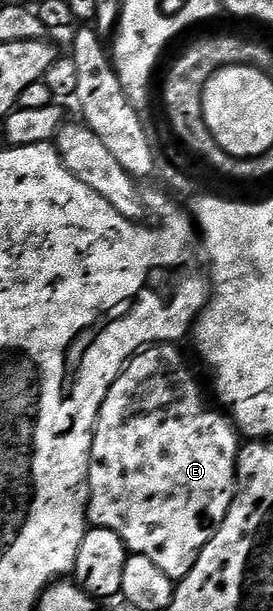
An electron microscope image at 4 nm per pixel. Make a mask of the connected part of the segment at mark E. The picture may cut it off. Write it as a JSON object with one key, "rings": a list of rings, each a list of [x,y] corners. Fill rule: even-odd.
{"rings":[[[157,343],[140,350],[135,357],[128,360],[124,370],[114,379],[102,407],[98,411],[96,430],[92,436],[92,450],[88,464],[88,520],[97,529],[114,531],[122,539],[129,554],[150,559],[150,563],[158,563],[158,567],[173,583],[190,575],[190,567],[198,559],[202,547],[216,533],[216,528],[226,519],[226,511],[230,511],[232,496],[236,494],[236,460],[242,448],[238,430],[223,412],[208,409],[208,401],[200,390],[200,381],[192,374],[188,361],[184,358],[181,346],[176,343]]]}

